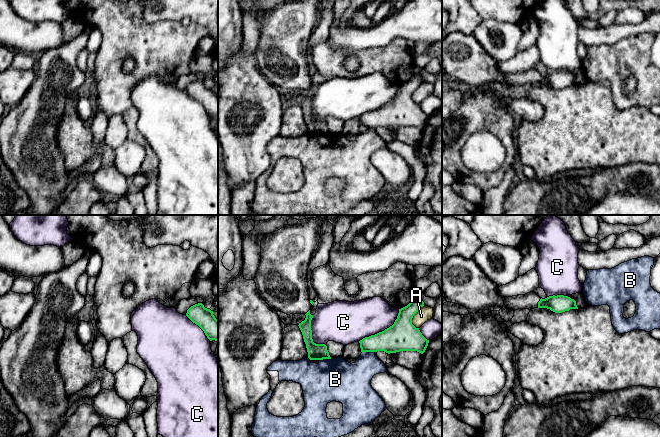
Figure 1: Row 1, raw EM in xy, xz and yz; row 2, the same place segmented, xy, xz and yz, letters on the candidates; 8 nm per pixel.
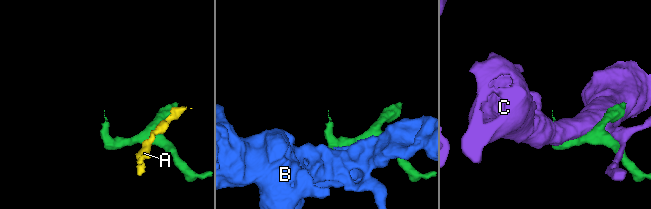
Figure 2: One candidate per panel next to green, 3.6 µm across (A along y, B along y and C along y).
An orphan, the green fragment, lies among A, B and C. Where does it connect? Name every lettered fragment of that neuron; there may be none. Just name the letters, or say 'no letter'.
no letter

